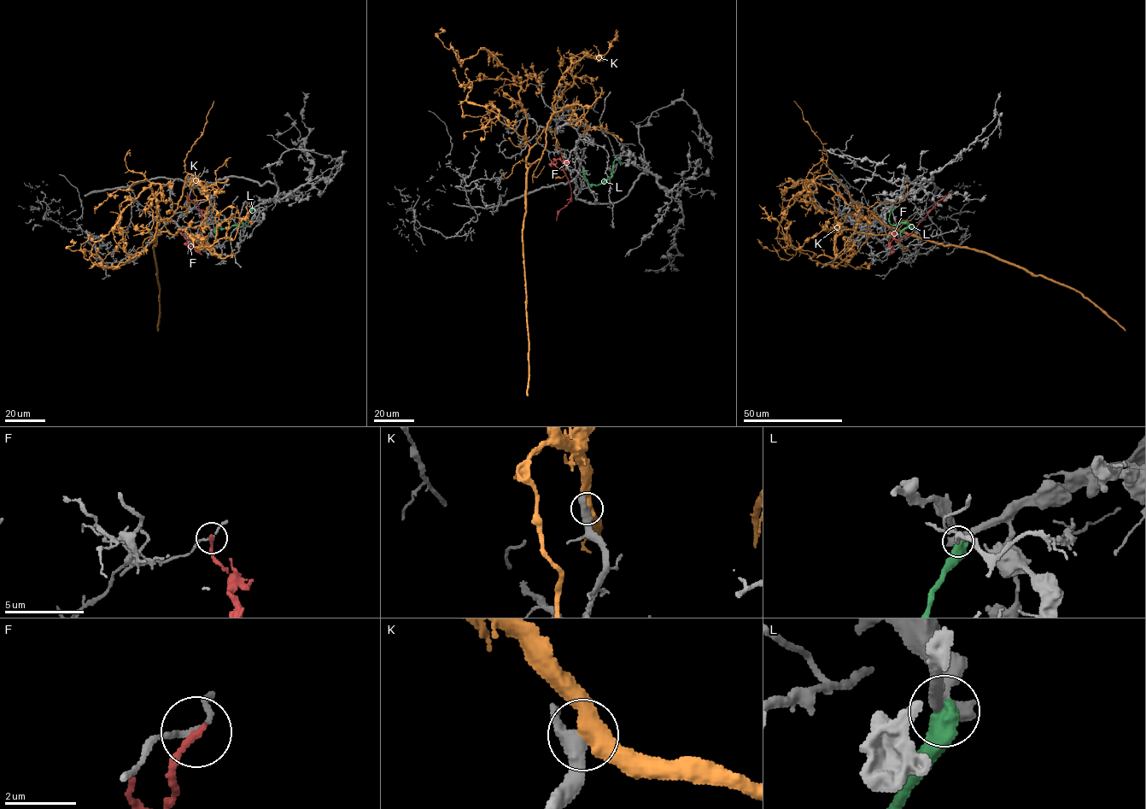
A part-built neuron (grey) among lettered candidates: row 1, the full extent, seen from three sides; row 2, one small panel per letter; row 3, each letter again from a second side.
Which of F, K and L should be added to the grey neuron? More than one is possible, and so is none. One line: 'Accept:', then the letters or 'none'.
Accept: L

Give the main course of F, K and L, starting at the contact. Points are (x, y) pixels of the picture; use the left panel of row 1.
F: (183, 228), (181, 233), (187, 239), (192, 240), (200, 231), (201, 220), (201, 210), (187, 192)
K: (156, 203), (156, 213), (160, 216), (156, 243), (153, 247), (159, 287), (158, 331)
L: (252, 208), (243, 225), (220, 228), (217, 226), (215, 233), (218, 235)

